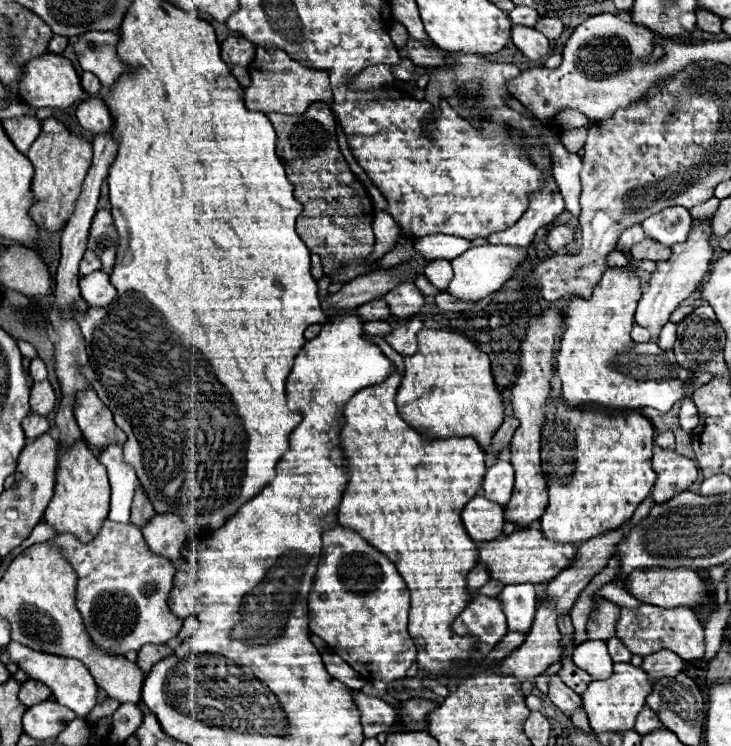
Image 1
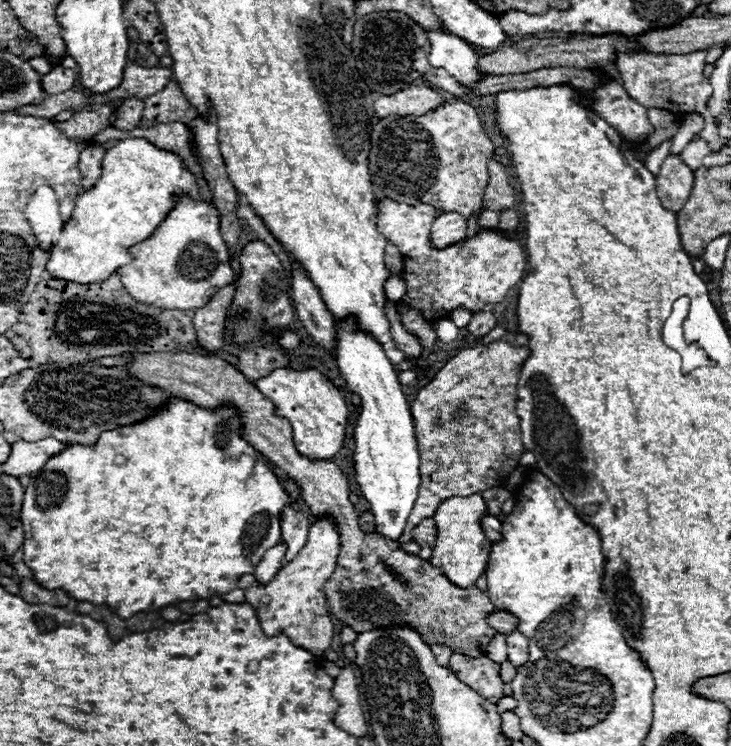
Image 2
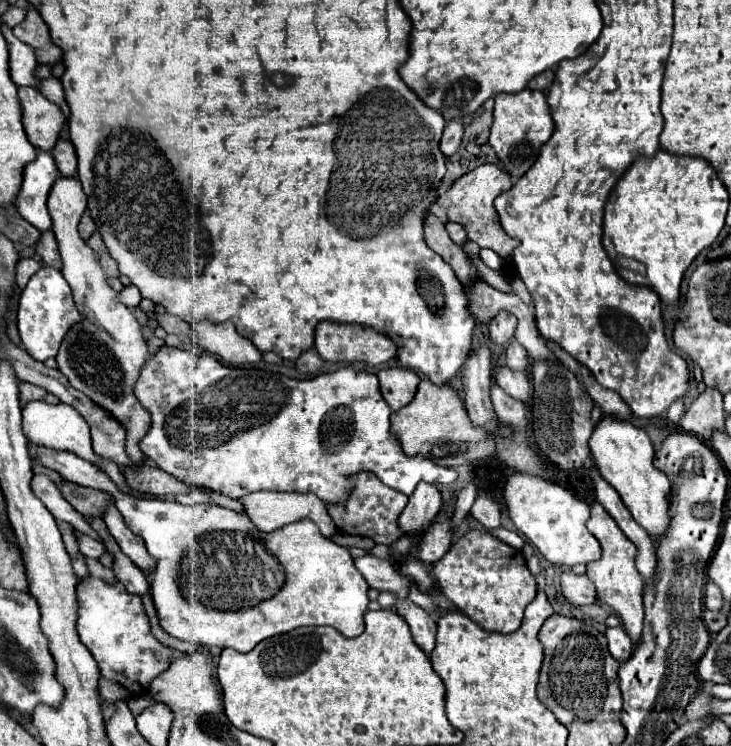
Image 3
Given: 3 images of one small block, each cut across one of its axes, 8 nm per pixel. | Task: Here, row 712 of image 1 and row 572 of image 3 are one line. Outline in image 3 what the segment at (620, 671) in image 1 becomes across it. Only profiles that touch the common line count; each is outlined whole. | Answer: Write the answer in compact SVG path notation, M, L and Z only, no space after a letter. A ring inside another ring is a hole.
M594 502L590 506L590 518L588 518L586 526L598 538L598 542L602 546L602 558L596 562L590 562L586 566L588 568L586 576L594 582L600 602L614 608L614 612L622 620L624 630L628 632L628 636L636 644L636 642L640 642L642 620L644 620L644 604L642 604L644 582L642 582L642 578L636 570L636 564L634 564L636 562L636 546L622 534L622 530L618 530L618 524L614 522L614 518L610 518L610 514L606 514L602 504L598 504L598 502Z

